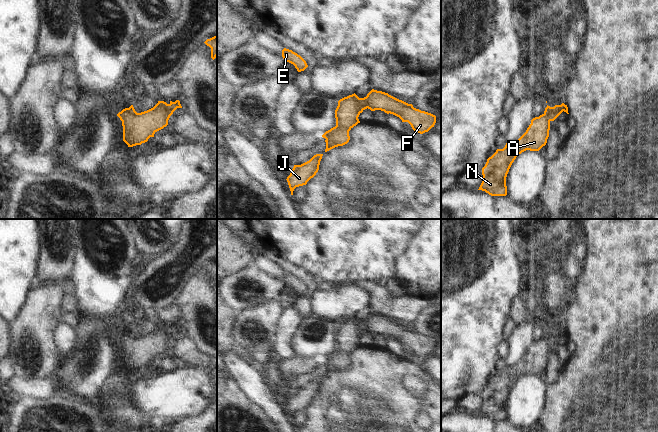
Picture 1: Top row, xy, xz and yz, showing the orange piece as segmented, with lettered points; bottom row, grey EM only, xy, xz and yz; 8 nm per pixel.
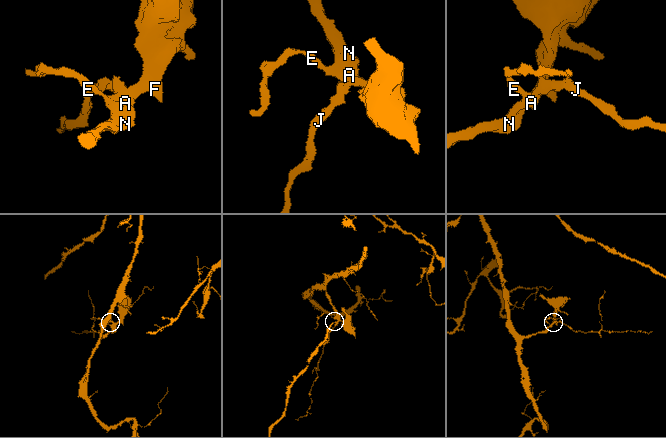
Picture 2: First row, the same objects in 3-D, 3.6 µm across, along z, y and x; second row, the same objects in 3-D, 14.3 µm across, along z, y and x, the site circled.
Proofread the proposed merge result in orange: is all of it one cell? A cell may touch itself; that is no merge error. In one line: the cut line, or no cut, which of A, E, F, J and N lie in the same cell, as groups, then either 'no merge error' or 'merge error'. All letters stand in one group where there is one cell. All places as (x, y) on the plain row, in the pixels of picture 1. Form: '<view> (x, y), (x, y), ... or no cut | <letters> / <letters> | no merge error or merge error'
no cut | A E F J N | no merge error

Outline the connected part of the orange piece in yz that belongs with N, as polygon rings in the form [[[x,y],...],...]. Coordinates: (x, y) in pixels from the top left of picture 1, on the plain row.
[[[564,327],[554,331],[547,329],[544,337],[531,344],[526,356],[517,365],[506,367],[503,373],[497,373],[482,392],[483,405],[478,414],[491,420],[506,420],[506,401],[516,381],[526,374],[539,375],[545,370],[549,361],[550,346],[563,335],[569,338]]]

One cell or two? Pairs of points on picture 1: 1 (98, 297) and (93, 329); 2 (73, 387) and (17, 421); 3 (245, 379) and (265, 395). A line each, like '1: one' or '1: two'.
1: two
2: two
3: one

